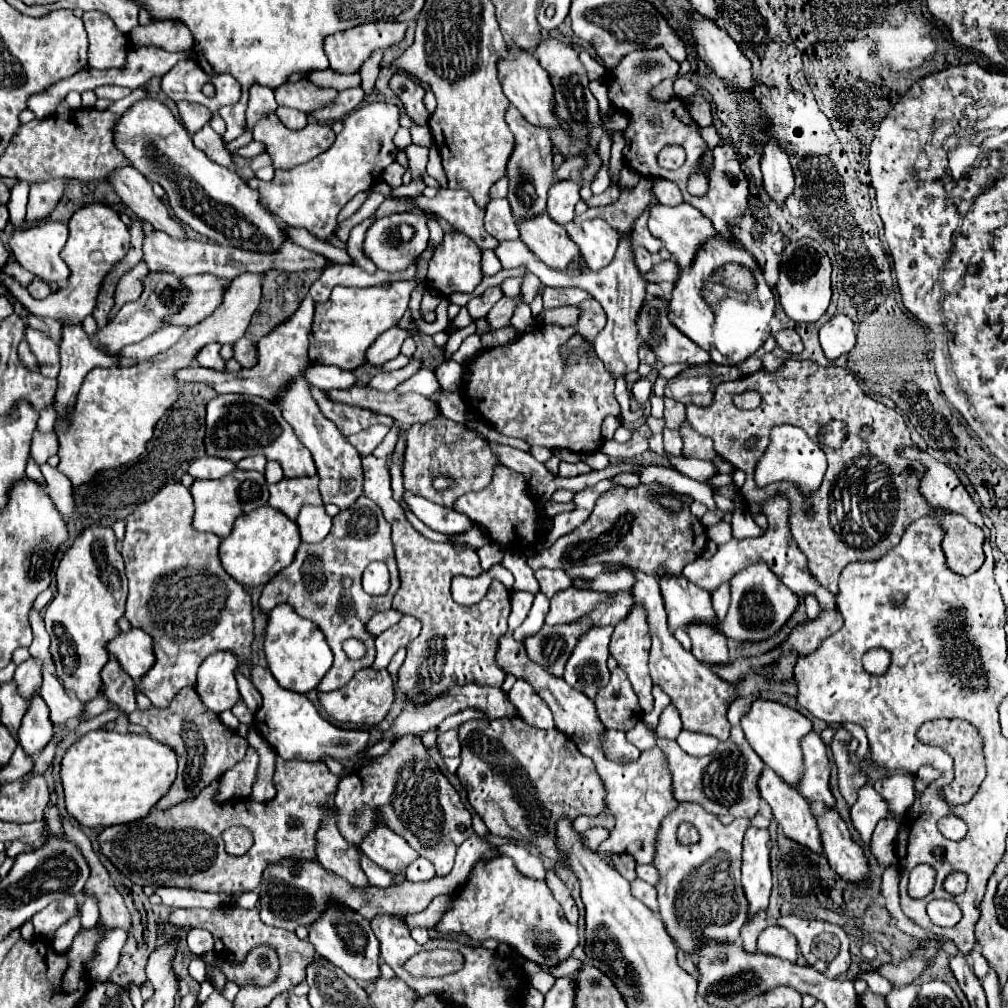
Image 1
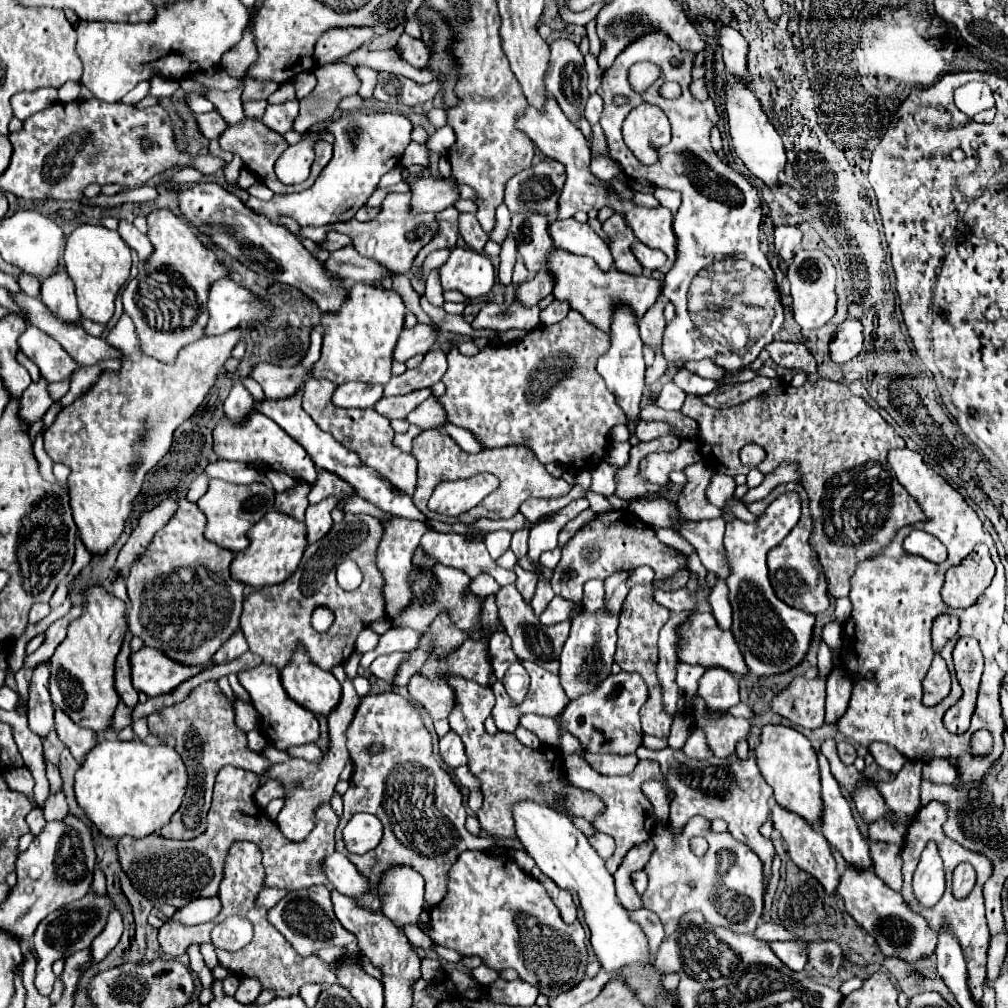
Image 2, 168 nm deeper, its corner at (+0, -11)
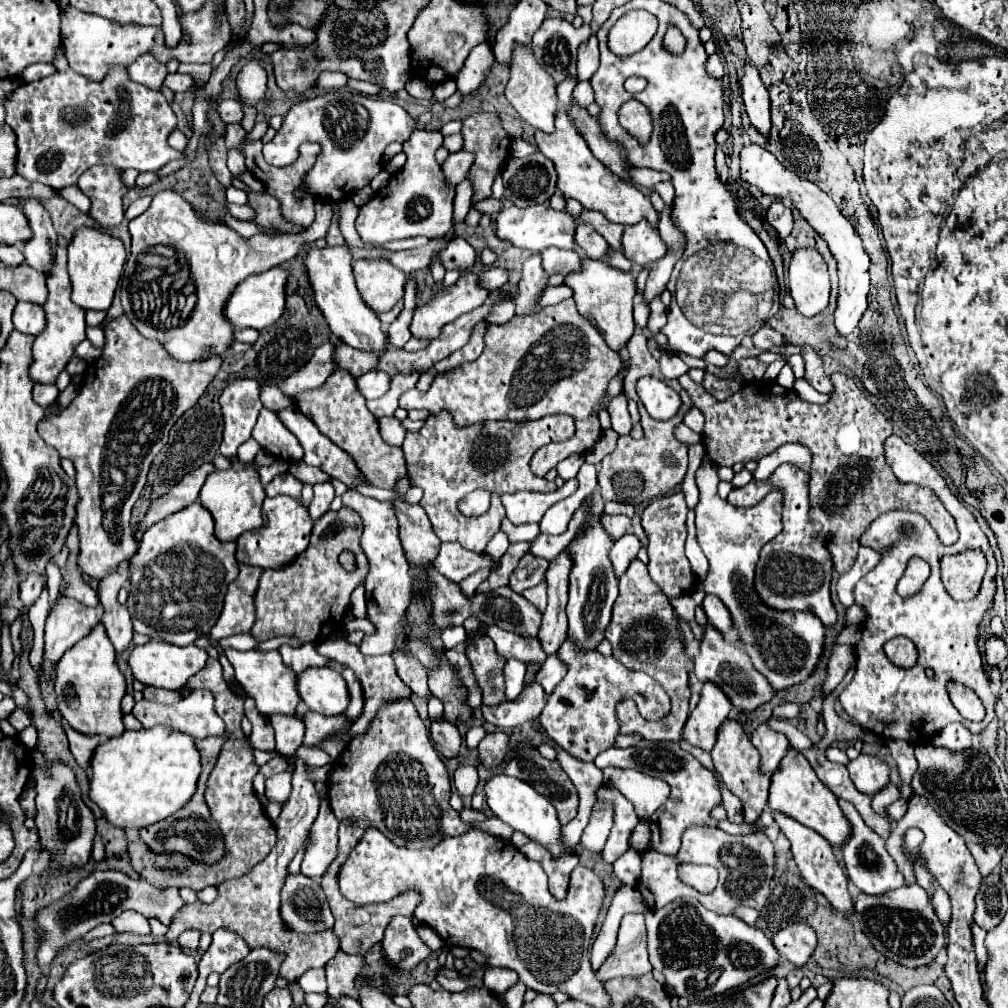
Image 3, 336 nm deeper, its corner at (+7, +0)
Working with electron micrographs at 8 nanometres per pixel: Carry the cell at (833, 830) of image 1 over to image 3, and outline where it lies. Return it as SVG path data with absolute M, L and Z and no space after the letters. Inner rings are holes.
M918 884L904 886L886 894L886 898L870 898L860 894L856 898L856 922L862 932L874 944L874 948L888 960L906 968L918 968L930 964L946 946L946 928L934 914L928 892Z

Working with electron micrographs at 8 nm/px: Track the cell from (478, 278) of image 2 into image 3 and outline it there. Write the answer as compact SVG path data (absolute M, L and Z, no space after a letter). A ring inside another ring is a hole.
M454 238L440 254L442 262L444 262L444 268L446 270L452 270L452 268L458 268L458 270L468 270L472 268L472 264L476 262L476 252L474 248L464 240L464 238Z

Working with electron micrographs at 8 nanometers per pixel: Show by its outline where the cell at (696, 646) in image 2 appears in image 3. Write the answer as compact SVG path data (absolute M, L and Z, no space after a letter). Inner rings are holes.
M706 626L704 630L700 654L694 658L694 674L700 682L714 682L740 714L750 714L776 696L776 690L770 686L770 682L752 666L748 654L738 644L726 642L712 626Z

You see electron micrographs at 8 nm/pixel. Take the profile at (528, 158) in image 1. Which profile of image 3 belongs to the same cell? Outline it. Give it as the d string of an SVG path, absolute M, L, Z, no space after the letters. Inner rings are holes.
M534 254L524 262L522 280L518 284L518 296L516 296L516 314L518 316L532 314L546 286L548 286L548 274L542 268L540 254Z

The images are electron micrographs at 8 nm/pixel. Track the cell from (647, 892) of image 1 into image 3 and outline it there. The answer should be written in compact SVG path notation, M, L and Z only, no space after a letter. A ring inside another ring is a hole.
M626 914L618 930L618 942L602 970L596 972L600 982L618 976L644 976L650 974L652 966L646 958L646 926L644 914Z

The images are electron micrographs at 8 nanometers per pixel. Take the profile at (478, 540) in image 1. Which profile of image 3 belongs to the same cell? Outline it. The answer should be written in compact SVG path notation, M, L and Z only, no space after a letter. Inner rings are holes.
M442 542L438 556L432 560L434 568L454 582L462 582L468 574L488 568L490 560L482 554L462 548L458 542Z

